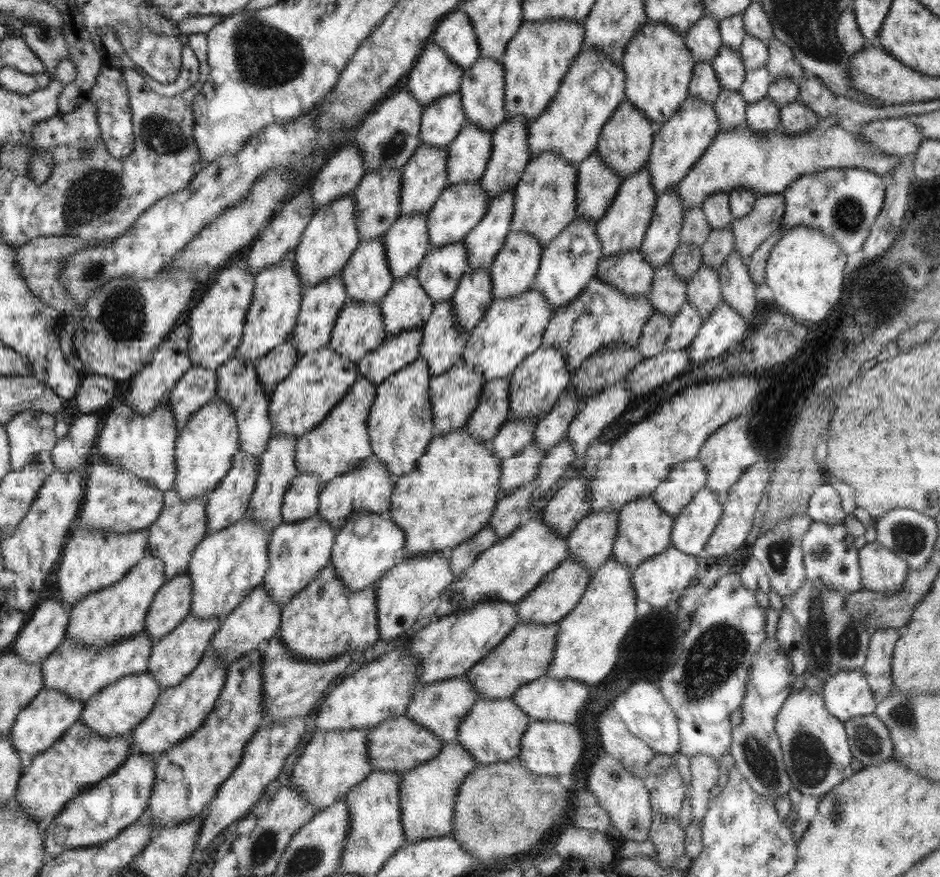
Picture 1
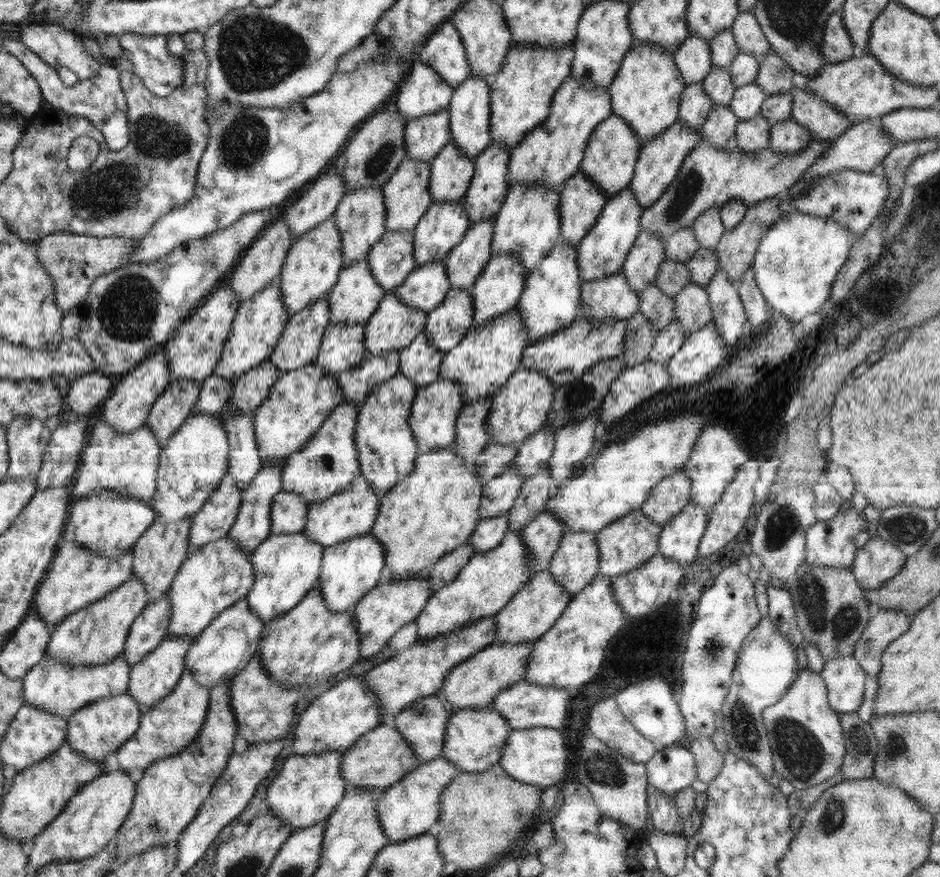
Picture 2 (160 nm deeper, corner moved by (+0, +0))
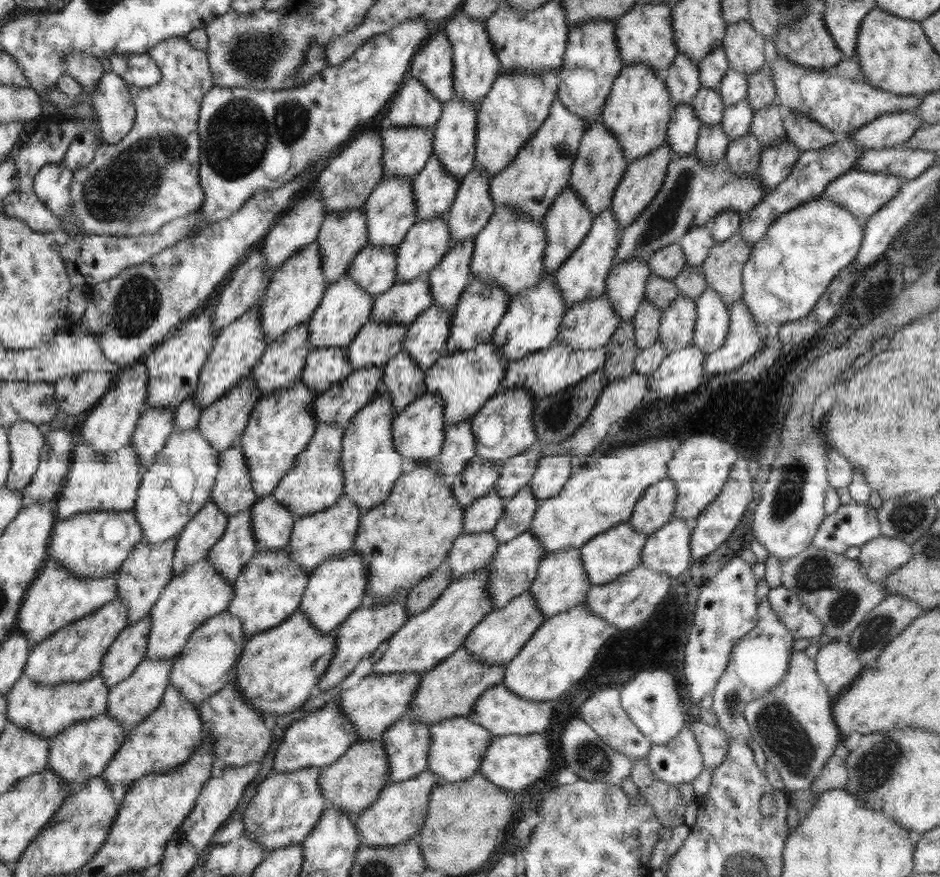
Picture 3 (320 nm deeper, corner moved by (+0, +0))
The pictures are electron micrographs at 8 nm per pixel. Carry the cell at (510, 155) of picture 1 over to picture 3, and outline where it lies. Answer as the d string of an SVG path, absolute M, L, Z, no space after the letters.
M474 166L474 168L459 182L454 202L444 216L451 234L449 244L451 247L460 242L464 242L471 236L475 237L492 216L496 206L489 193L490 179L491 177L483 168Z

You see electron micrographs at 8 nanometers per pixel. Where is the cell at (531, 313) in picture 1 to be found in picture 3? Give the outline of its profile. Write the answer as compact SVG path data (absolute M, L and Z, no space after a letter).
M490 339L485 345L476 346L476 349L456 351L452 352L452 355L442 356L431 368L428 368L424 378L427 392L442 397L444 425L471 421L486 401L502 389L502 380L506 378L506 366L502 349L492 345Z

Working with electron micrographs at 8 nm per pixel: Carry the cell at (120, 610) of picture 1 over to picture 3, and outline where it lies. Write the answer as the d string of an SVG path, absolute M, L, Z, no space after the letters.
M115 598L101 606L89 616L66 627L46 638L31 648L25 662L23 674L40 685L56 685L61 682L84 682L99 674L104 653L116 640L116 637L128 622L128 605Z

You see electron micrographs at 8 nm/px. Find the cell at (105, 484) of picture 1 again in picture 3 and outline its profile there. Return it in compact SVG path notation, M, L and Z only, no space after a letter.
M95 510L58 520L48 539L47 556L55 558L79 578L104 578L115 574L129 557L135 544L143 540L143 532L131 510Z

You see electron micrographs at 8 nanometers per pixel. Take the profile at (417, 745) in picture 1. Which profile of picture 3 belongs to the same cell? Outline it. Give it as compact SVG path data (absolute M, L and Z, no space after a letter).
M382 738L354 743L340 758L320 771L319 788L338 810L347 812L349 820L356 820L377 798L382 787L389 782L389 762Z

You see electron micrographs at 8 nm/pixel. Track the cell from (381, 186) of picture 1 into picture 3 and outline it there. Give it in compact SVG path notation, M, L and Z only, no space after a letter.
M364 205L327 215L320 227L318 238L315 241L319 244L321 269L328 285L336 282L344 275L354 256L369 244L365 210L363 208Z

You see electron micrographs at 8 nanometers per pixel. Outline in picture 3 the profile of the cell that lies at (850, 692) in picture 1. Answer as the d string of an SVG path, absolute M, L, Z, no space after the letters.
M824 640L815 659L816 672L832 700L845 691L864 670L848 643Z

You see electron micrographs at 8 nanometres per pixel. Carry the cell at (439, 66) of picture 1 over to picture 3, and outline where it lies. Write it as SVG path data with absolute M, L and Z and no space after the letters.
M408 75L392 97L387 120L389 126L416 126L433 130L442 109L443 103L436 100L417 78Z

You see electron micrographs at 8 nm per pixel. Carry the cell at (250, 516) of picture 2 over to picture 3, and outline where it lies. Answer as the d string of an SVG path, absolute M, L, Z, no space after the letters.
M250 508L228 519L224 534L212 546L207 559L229 584L233 584L256 551Z

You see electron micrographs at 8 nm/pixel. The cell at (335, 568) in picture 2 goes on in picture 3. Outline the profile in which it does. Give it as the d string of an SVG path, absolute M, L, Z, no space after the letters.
M351 551L341 554L339 558L325 560L310 572L299 610L318 631L326 634L332 633L343 620L348 618L351 612L361 606L362 598L366 595L367 578L365 574L365 564L359 552Z

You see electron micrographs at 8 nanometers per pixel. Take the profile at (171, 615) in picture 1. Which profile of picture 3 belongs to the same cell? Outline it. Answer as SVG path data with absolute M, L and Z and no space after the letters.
M151 616L126 626L104 653L99 675L112 687L128 678L145 658L148 634L152 630Z

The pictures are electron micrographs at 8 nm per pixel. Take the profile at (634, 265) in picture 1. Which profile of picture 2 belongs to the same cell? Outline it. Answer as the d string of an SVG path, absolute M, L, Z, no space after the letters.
M620 271L606 278L591 280L581 286L583 307L579 315L589 316L591 322L630 318L639 312L639 294Z

